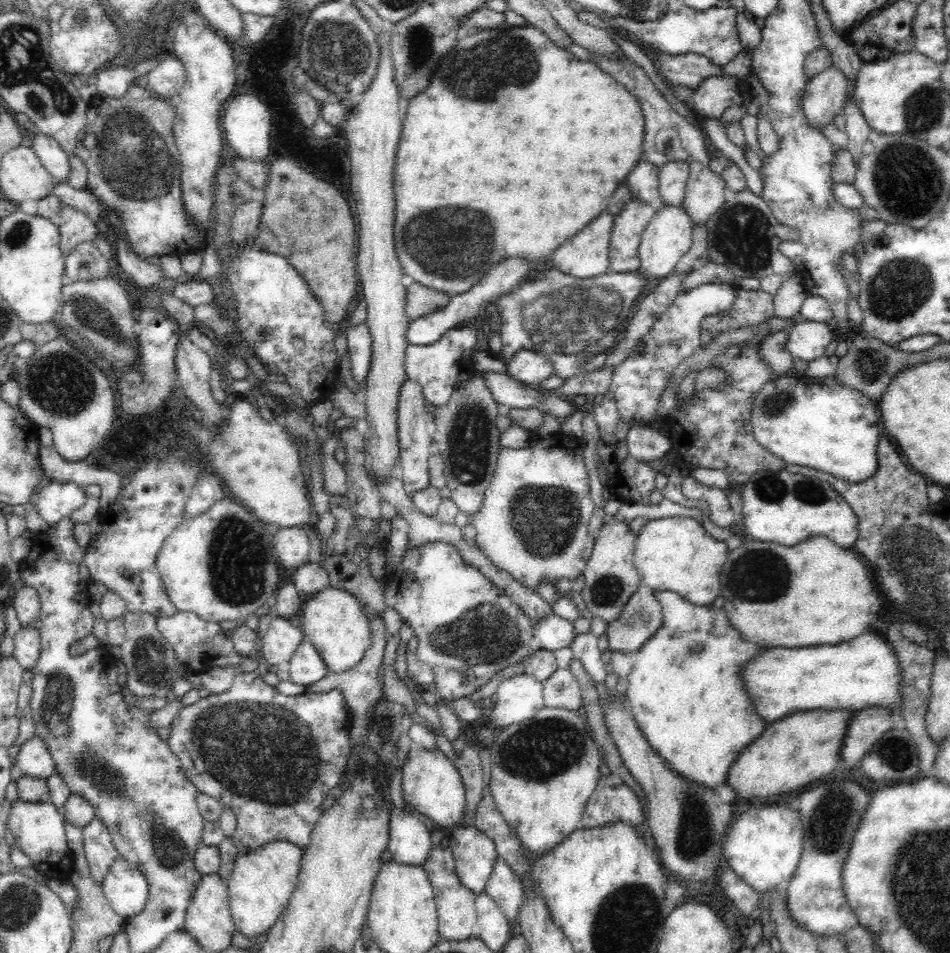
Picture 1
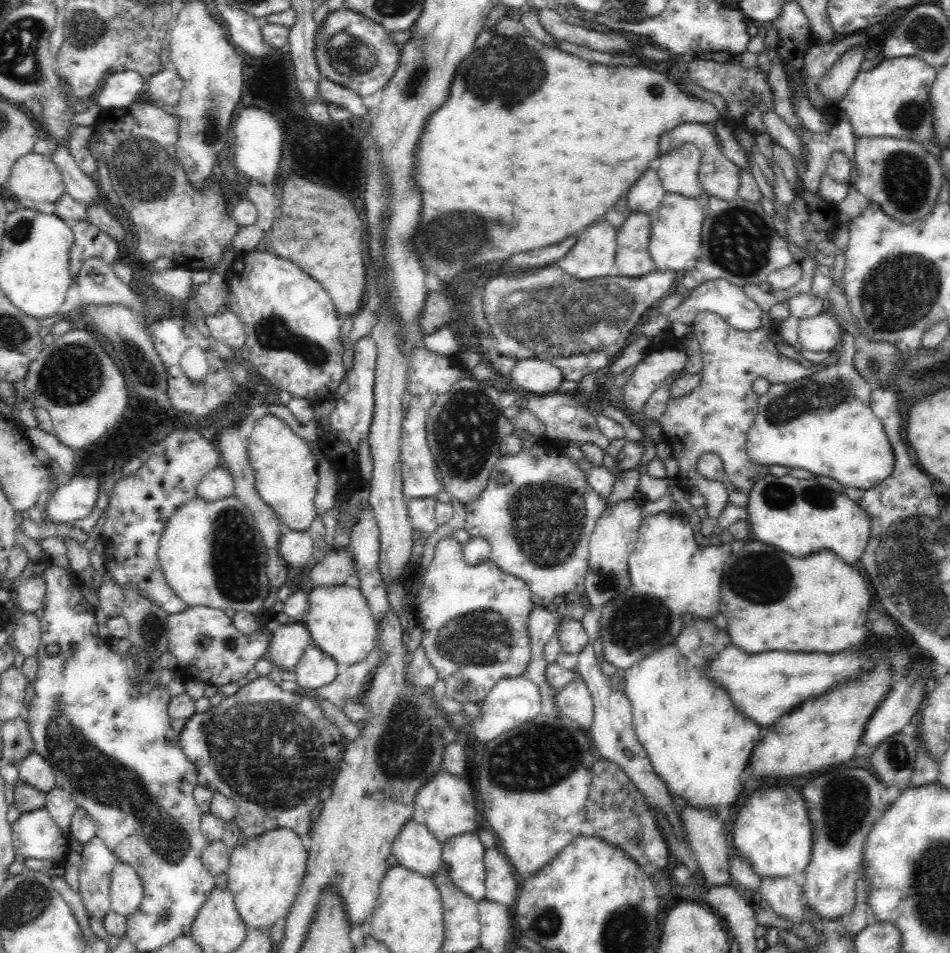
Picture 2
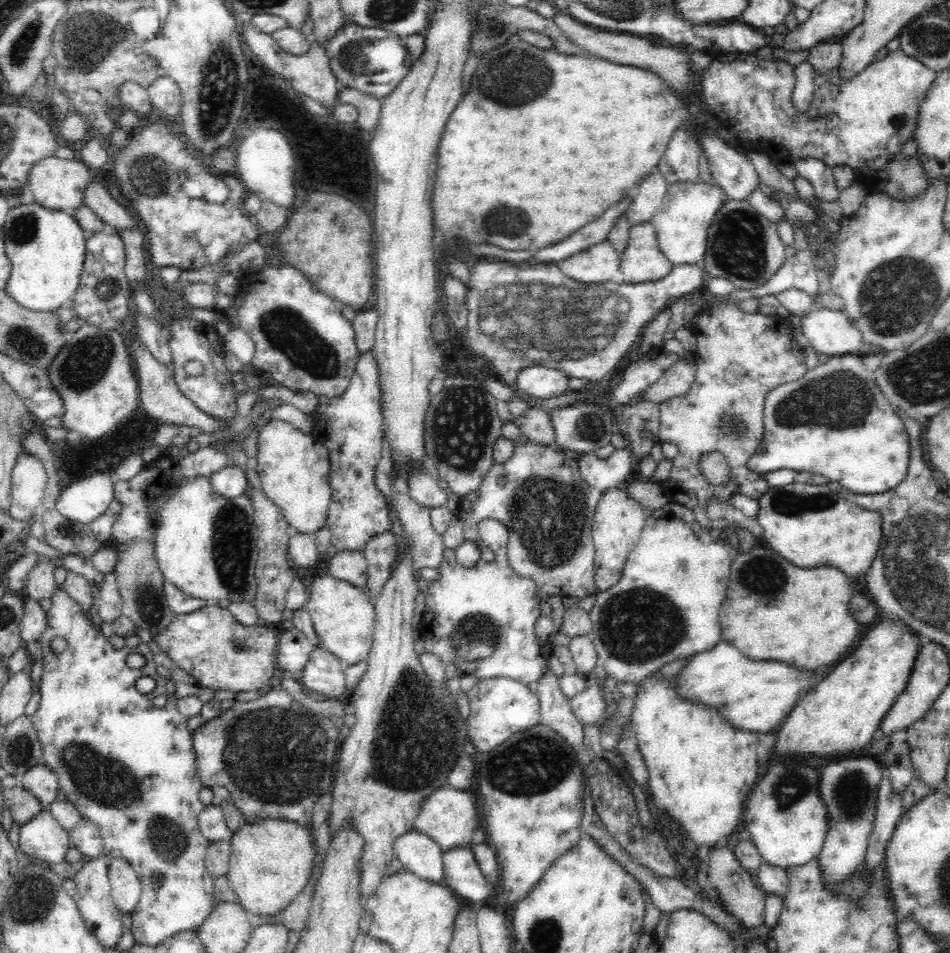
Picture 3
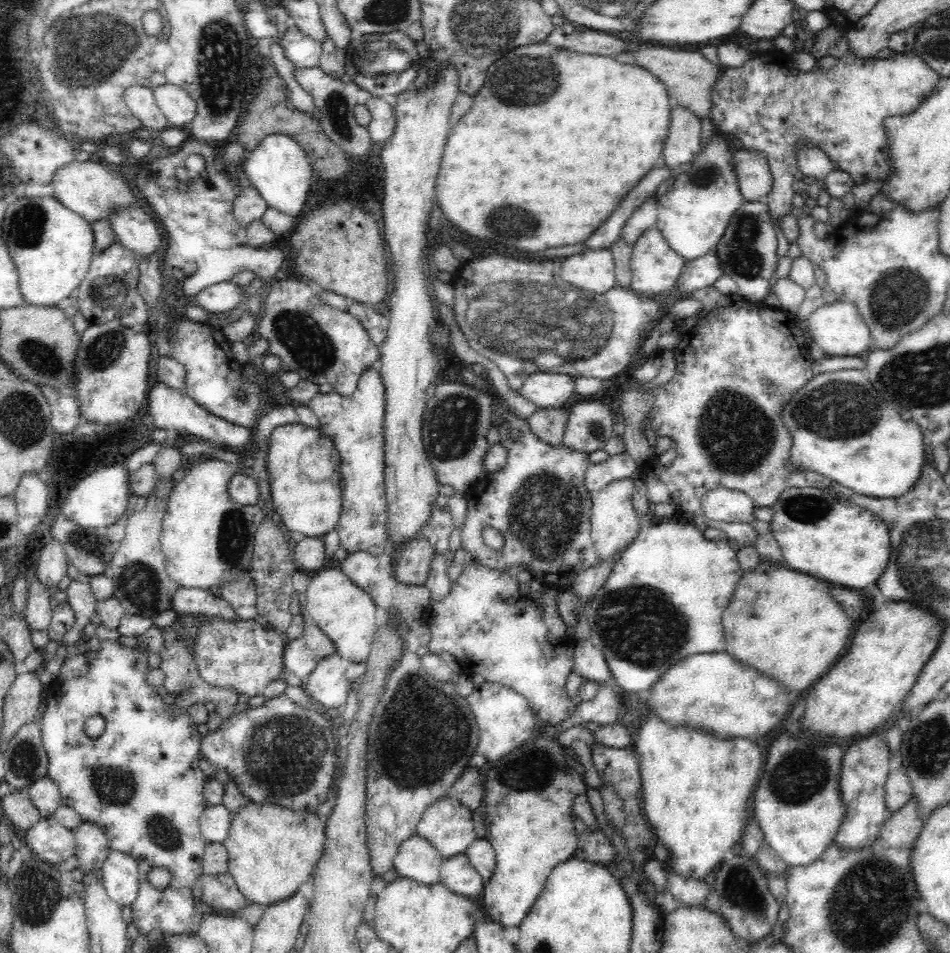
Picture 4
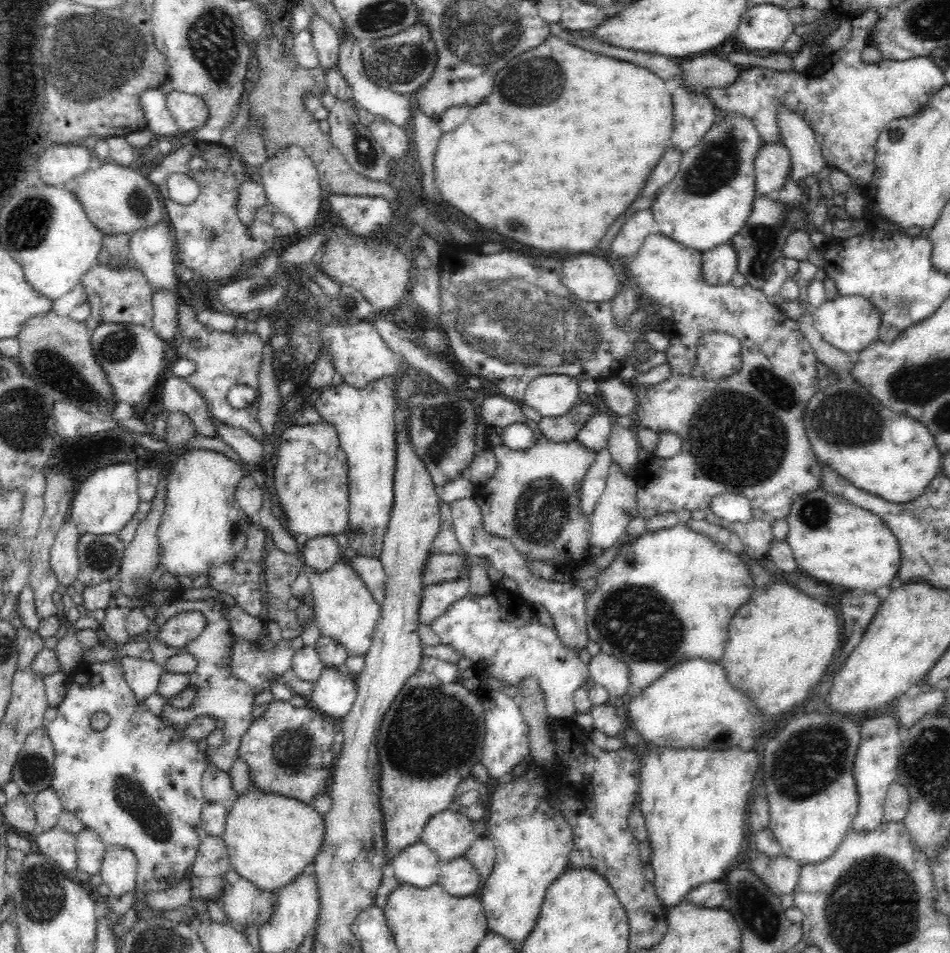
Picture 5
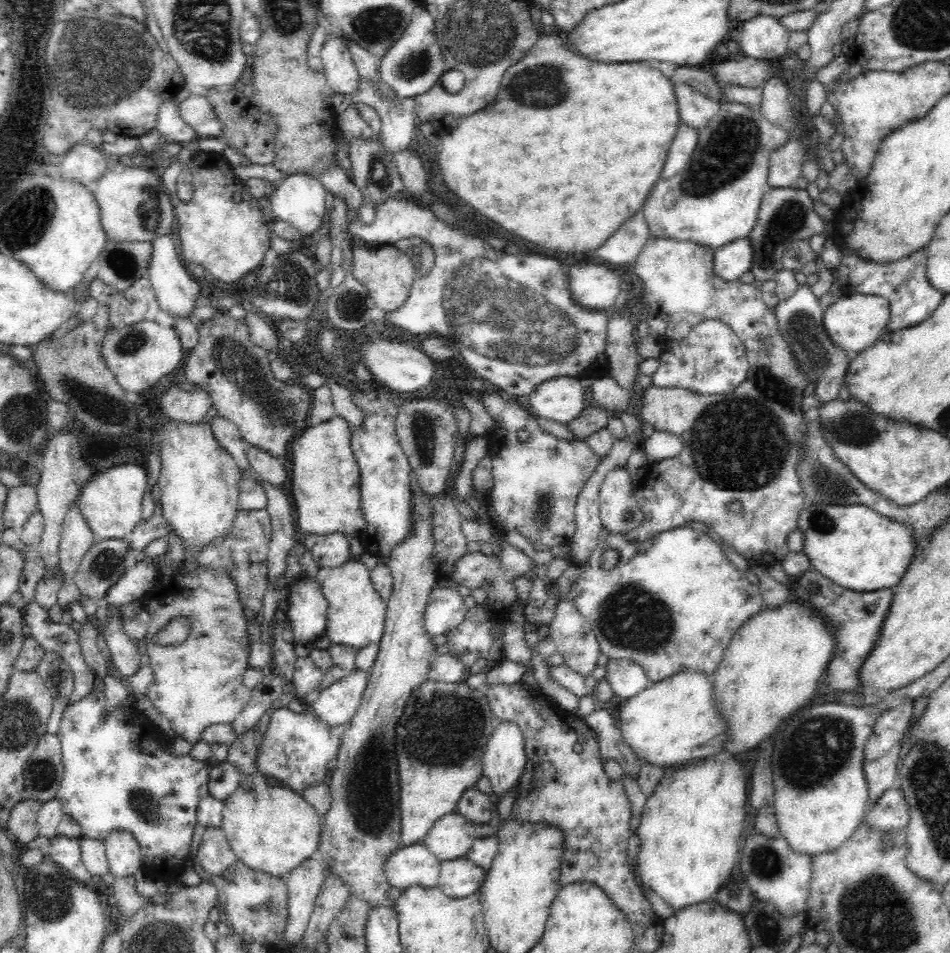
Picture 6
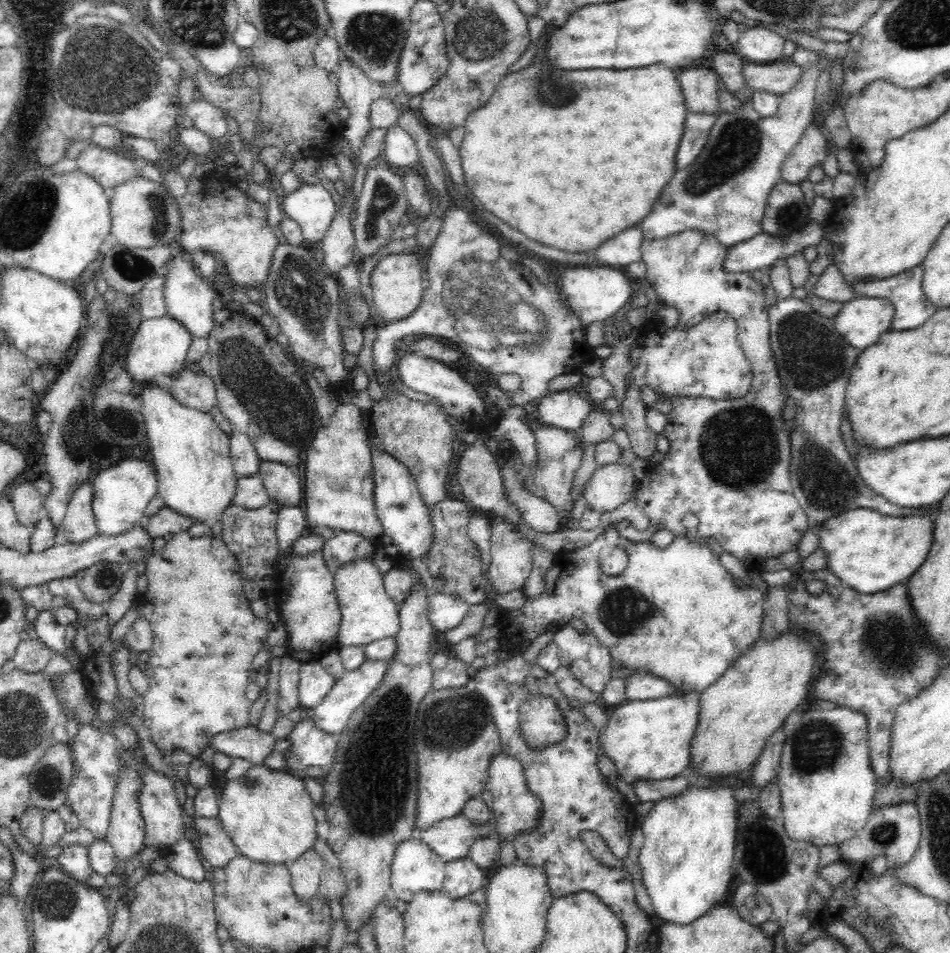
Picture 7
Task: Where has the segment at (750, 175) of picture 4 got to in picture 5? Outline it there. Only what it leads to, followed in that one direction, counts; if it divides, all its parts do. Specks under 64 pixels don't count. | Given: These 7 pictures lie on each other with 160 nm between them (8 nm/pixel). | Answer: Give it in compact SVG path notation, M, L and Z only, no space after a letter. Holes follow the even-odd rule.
M764 144L754 158L754 188L756 194L773 196L778 188L786 182L786 174L790 172L790 151L784 145Z

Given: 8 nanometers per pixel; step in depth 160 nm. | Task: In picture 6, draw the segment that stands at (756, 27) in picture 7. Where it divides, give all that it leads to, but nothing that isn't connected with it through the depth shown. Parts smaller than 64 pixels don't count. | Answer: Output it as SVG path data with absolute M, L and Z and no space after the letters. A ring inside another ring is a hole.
M758 14L754 18L743 20L742 33L736 36L740 48L740 56L764 59L769 63L777 60L788 50L790 31L780 22L780 18L769 14Z

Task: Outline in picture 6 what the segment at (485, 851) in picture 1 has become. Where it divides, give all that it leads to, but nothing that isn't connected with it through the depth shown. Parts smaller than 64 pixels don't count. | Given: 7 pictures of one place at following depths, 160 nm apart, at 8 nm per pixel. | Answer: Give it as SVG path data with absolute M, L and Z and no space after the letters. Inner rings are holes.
M465 857L442 861L437 887L448 897L464 899L479 891L486 873Z

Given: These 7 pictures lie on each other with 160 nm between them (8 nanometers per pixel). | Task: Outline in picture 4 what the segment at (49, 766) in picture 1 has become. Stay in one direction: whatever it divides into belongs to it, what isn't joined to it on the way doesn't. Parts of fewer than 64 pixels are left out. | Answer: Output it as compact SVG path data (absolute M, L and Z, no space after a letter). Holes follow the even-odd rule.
M47 774L31 780L26 787L41 817L52 817L56 808L63 803L59 786Z

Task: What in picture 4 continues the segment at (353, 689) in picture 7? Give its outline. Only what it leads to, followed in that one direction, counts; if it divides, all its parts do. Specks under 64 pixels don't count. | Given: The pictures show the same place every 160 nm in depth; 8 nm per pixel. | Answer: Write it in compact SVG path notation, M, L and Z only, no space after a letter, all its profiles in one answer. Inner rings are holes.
M334 652L316 662L302 687L305 693L327 709L342 706L354 685L345 675L347 661Z

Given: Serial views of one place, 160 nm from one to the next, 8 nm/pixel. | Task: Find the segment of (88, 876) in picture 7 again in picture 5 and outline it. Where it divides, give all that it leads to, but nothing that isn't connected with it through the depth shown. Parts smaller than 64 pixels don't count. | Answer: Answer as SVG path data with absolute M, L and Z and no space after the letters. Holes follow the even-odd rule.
M54 826L50 831L37 831L32 837L35 852L50 858L72 876L77 864L76 835Z

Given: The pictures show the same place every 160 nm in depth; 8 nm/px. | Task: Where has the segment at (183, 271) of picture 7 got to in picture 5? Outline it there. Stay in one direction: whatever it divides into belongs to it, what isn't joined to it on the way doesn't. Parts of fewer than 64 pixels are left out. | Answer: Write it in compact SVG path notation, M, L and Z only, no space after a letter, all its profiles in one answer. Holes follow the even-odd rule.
M164 222L136 228L128 234L128 249L135 265L156 288L176 291L180 282L174 273L174 238Z

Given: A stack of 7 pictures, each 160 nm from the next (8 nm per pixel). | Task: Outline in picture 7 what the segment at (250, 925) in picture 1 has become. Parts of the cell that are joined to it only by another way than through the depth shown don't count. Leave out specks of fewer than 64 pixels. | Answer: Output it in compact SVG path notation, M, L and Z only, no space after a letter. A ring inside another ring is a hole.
M254 765L244 776L225 782L218 817L239 855L257 864L289 865L312 850L323 831L312 815L314 804L302 778Z

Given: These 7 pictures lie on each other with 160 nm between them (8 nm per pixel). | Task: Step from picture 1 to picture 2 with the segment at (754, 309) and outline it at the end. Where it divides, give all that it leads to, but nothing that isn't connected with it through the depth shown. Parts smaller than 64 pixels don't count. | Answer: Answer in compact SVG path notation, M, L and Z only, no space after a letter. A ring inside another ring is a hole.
M714 312L698 313L692 323L692 331L701 346L701 384L685 396L672 397L667 412L658 420L664 434L662 440L672 448L678 461L678 475L673 481L682 490L696 487L703 493L710 517L702 521L700 530L708 538L713 537L716 518L729 502L728 493L720 482L708 481L700 475L697 462L708 453L716 454L722 459L732 485L748 493L758 480L769 474L769 466L752 461L747 451L747 434L757 416L757 395L752 387L754 381L763 378L770 385L787 384L814 376L823 369L820 363L804 368L800 362L782 356L776 344L768 338L775 323L769 313L762 313L760 328L743 331L730 326Z

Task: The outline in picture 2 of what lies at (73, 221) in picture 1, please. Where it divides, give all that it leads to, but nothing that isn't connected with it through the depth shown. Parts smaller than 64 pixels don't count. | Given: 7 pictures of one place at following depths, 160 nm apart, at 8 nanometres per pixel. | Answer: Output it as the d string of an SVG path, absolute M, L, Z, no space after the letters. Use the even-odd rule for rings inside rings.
M76 220L70 229L74 235L74 242L68 250L68 260L70 261L69 271L73 279L76 278L78 270L82 268L82 262L90 256L99 256L108 264L118 257L118 242L89 220Z

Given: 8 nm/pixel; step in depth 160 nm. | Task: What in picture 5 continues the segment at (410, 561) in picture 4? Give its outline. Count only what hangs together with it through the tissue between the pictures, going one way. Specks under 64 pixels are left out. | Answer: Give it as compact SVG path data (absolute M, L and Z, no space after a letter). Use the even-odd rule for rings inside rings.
M430 552L426 558L426 564L422 568L422 586L440 582L440 580L456 580L458 572L462 572L464 555L456 554L434 554Z

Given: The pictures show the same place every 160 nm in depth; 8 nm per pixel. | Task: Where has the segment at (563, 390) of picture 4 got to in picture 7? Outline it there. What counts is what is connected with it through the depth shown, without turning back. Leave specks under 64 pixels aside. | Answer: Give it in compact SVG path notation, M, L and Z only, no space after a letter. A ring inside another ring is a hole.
M573 390L548 392L538 404L538 422L564 431L578 431L592 410L591 401Z

